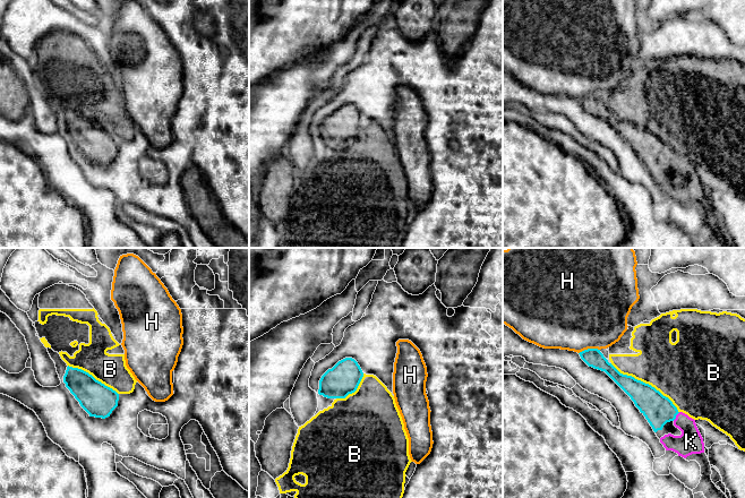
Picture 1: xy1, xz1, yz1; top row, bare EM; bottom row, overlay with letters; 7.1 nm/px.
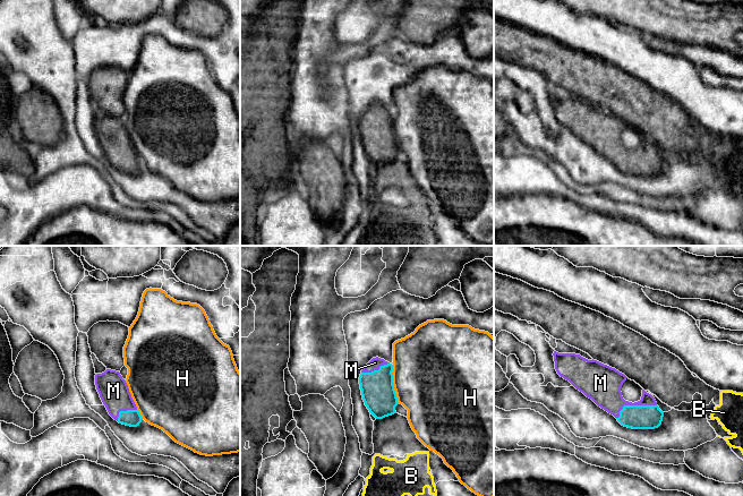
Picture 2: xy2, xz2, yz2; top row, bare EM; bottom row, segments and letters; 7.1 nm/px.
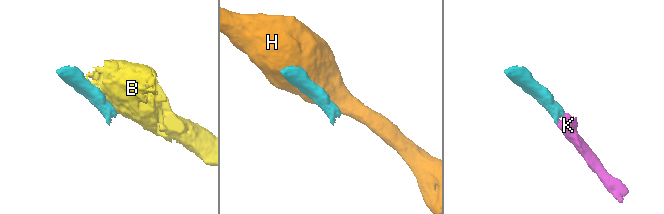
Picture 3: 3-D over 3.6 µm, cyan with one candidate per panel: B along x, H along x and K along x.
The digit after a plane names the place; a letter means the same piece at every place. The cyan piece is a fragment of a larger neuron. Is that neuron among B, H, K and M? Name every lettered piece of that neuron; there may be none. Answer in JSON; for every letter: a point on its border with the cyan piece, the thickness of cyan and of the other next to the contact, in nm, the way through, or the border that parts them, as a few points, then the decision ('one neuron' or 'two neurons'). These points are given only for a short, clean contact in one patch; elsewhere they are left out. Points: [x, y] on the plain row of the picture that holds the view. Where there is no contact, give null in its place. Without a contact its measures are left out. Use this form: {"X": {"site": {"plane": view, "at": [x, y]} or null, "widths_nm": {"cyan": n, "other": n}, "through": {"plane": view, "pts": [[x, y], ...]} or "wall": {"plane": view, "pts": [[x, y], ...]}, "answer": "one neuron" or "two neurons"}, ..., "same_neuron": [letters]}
{"B": {"site": {"plane": "yz1", "at": [647, 130]}, "widths_nm": {"cyan": 220, "other": 400}, "answer": "two neurons"}, "H": {"site": {"plane": "xz2", "at": [392, 130]}, "widths_nm": {"cyan": 240, "other": 480}, "answer": "two neurons"}, "K": {"site": {"plane": "yz1", "at": [675, 163]}, "widths_nm": {"cyan": 220, "other": 170}, "answer": "one neuron"}, "M": {"site": {"plane": "yz2", "at": [633, 152]}, "widths_nm": {"cyan": 180, "other": 240}, "through": {"plane": "yz2", "pts": [[637, 163], [633, 160], [633, 152], [623, 152], [604, 133]]}, "answer": "one neuron"}, "same_neuron": ["K", "M"]}

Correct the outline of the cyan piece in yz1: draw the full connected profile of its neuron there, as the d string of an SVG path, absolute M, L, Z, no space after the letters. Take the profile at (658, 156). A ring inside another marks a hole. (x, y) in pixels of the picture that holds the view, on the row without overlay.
M588 95L579 101L589 113L605 118L631 144L654 179L662 177L667 169L676 165L679 158L668 144L651 131L620 120L600 96Z

